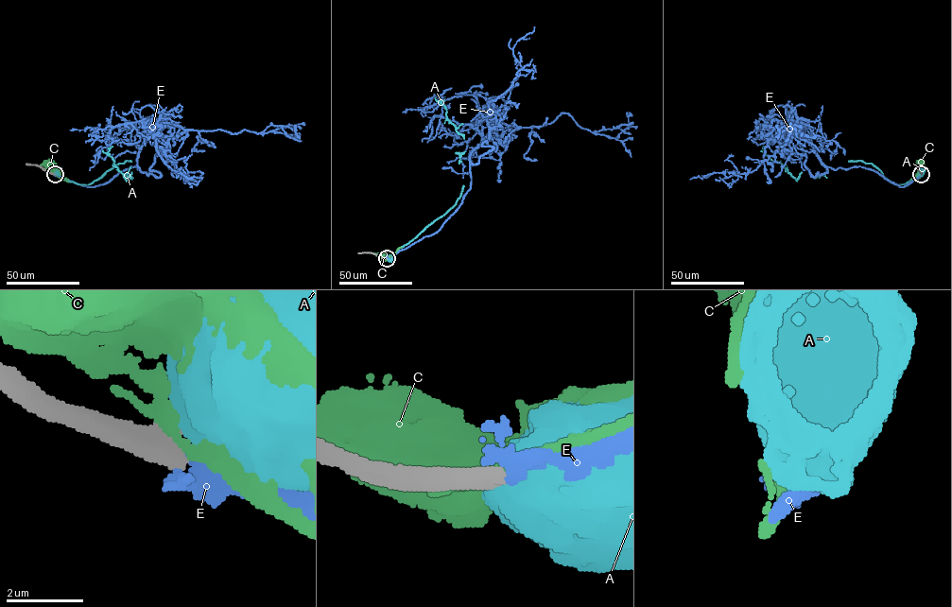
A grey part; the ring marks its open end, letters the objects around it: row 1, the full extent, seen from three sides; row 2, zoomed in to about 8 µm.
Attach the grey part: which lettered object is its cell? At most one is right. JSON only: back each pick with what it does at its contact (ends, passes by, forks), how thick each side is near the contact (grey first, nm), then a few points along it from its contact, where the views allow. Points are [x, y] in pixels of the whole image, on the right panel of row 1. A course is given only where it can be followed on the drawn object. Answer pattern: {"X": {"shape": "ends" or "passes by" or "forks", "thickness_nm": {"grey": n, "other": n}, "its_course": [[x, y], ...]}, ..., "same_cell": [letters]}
{"E": {"shape": "passes by", "thickness_nm": {"grey": 500, "other": 340}, "its_course": [[921, 174], [900, 186], [826, 166], [801, 130], [776, 133], [795, 125], [778, 139]]}, "same_cell": ["E"]}

